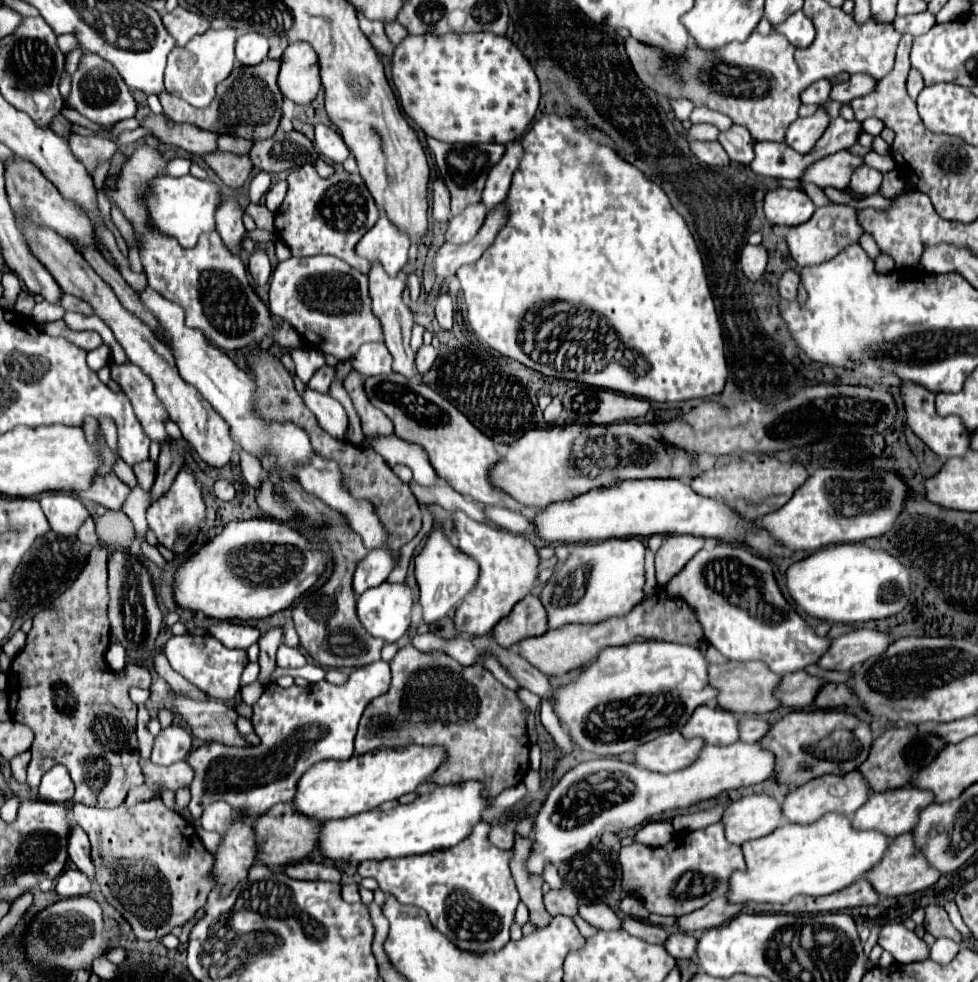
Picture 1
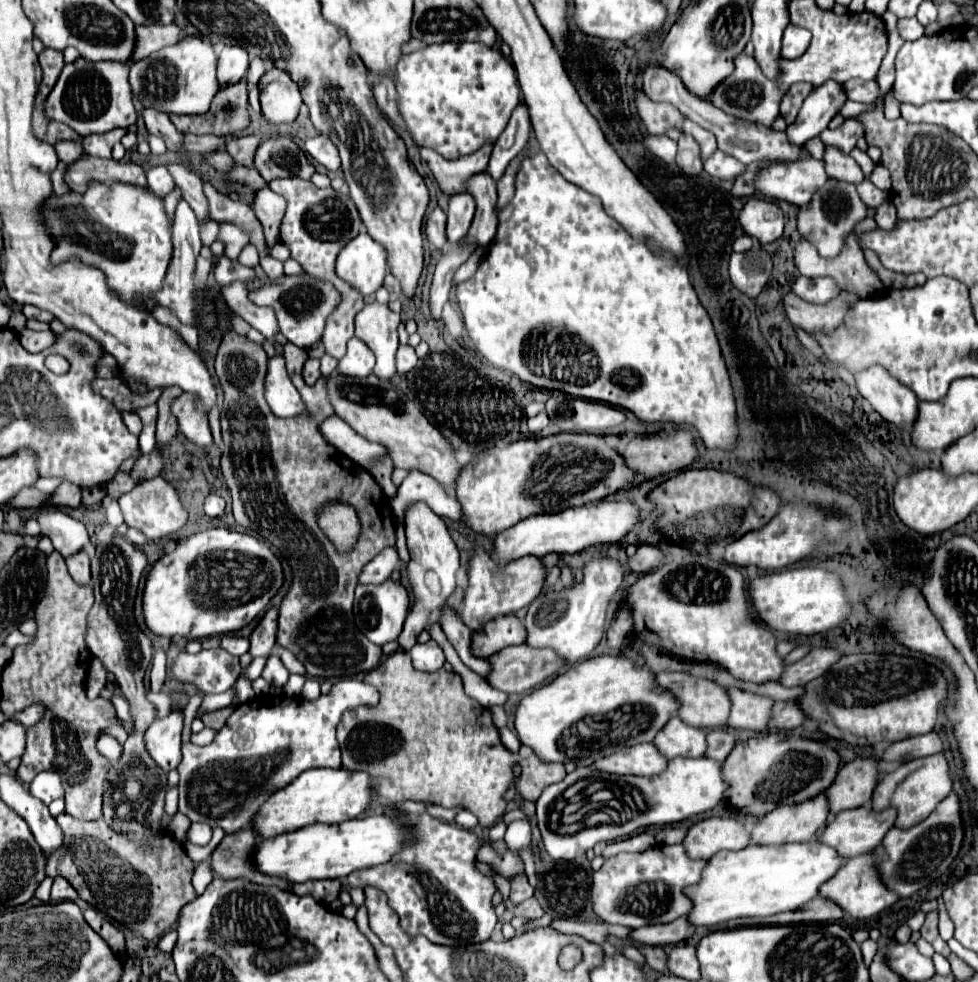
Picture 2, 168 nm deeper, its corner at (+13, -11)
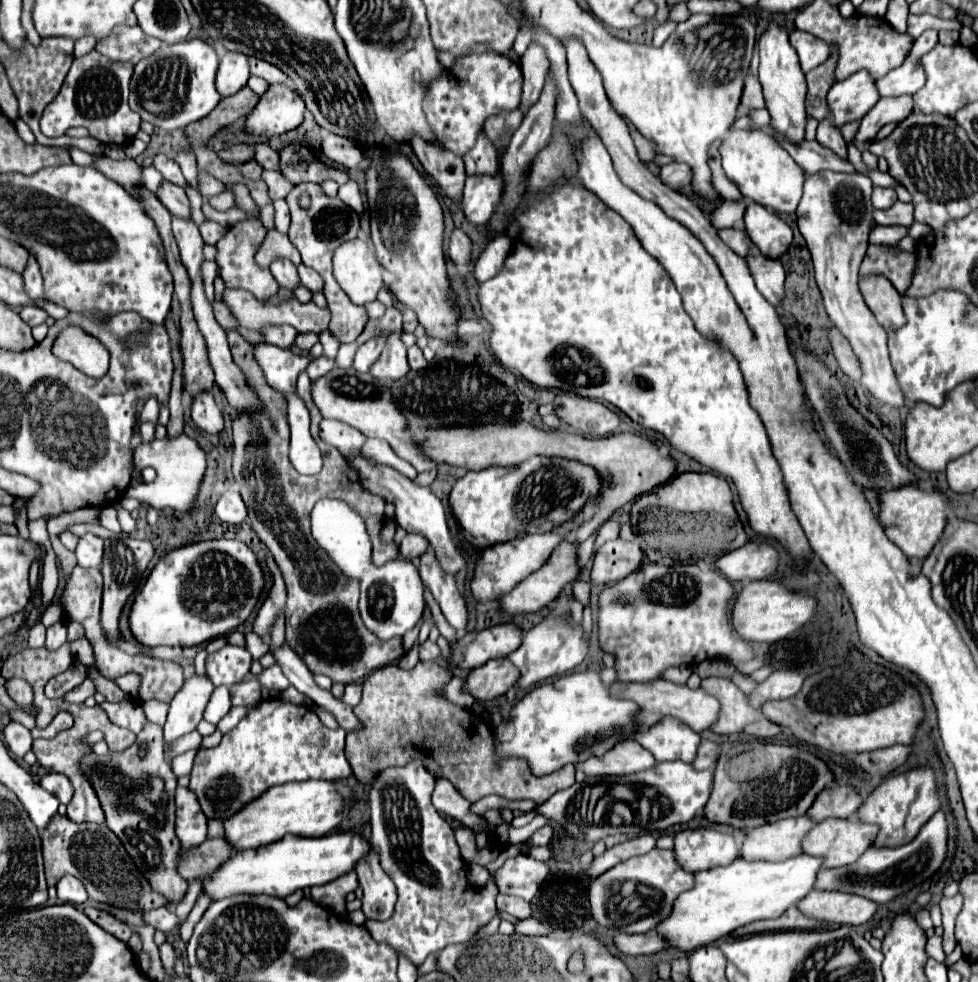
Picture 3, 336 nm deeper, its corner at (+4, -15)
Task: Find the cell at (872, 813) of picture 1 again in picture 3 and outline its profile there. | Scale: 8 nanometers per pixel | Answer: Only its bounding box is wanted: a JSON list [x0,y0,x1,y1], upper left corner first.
[802,820,878,868]

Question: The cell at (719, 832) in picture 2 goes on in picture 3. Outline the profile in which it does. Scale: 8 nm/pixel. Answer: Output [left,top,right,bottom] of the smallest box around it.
[674,828,738,874]

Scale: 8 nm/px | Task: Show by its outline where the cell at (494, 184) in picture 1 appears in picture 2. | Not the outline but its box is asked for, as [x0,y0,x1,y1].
[485,104,531,180]

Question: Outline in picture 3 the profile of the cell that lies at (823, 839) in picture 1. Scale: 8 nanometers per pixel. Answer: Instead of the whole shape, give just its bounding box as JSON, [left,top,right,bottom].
[656,854,822,954]

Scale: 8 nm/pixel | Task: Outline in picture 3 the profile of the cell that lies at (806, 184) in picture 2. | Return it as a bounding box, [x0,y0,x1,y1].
[718,130,806,214]

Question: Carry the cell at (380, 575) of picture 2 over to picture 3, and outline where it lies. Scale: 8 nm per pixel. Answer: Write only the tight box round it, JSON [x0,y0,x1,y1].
[400,534,428,560]

